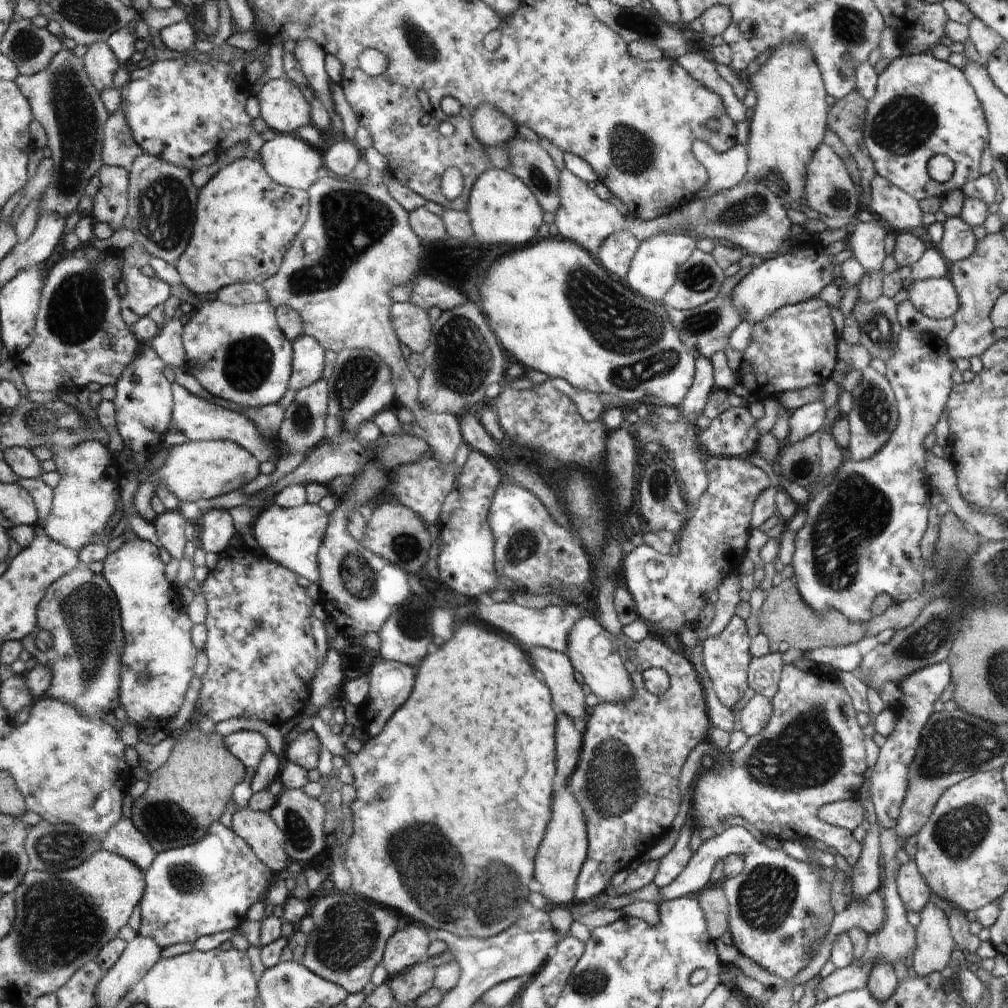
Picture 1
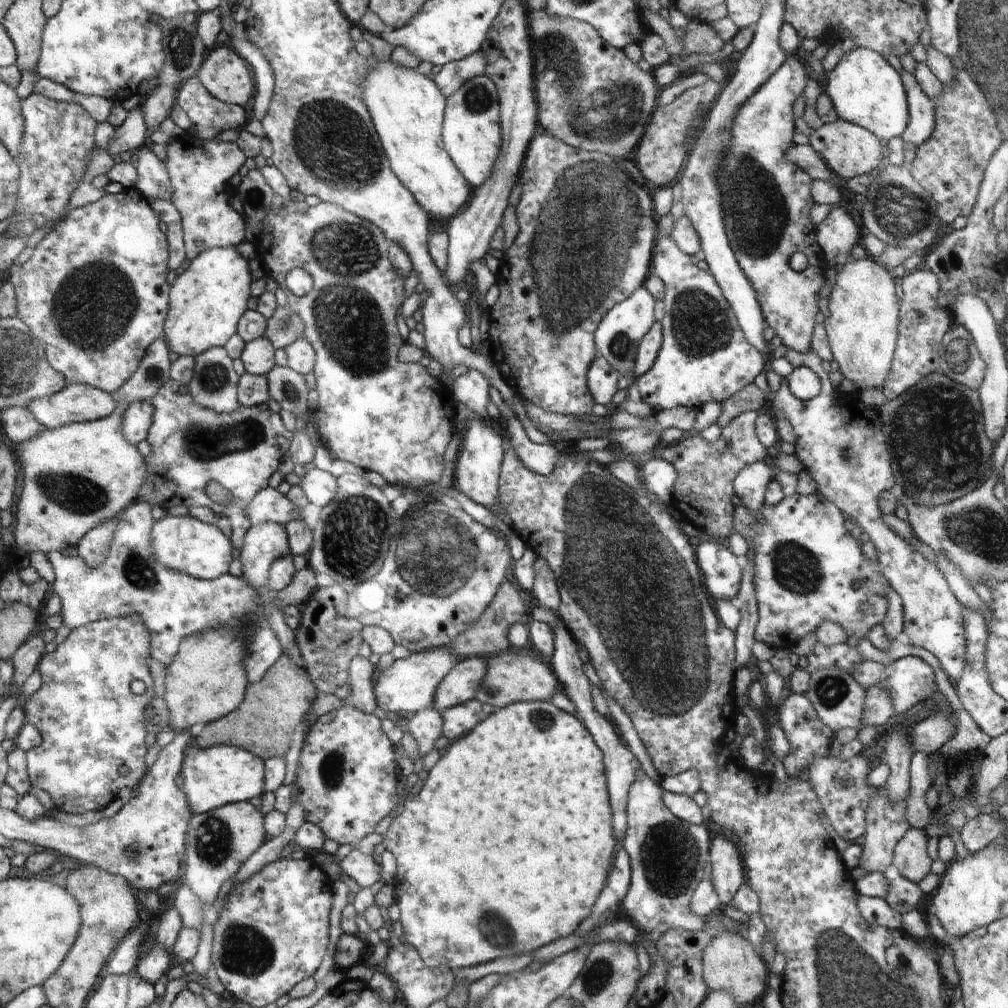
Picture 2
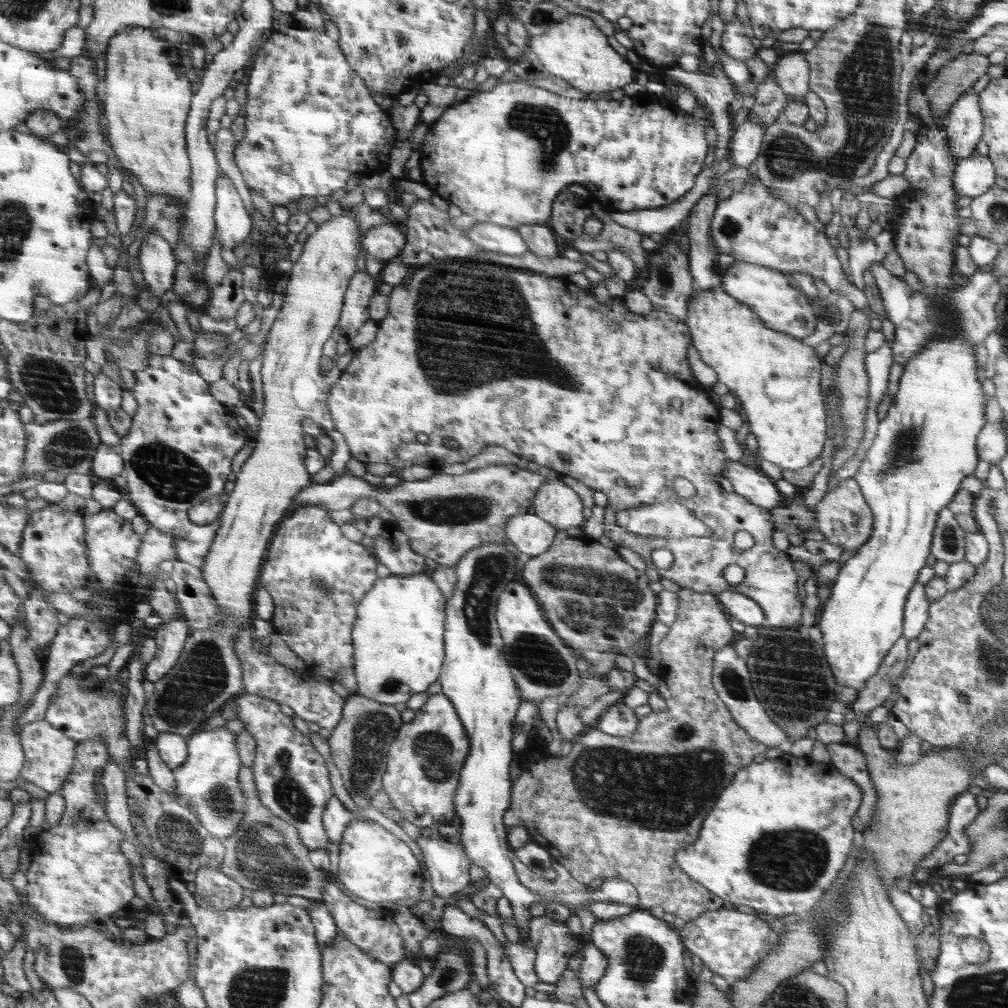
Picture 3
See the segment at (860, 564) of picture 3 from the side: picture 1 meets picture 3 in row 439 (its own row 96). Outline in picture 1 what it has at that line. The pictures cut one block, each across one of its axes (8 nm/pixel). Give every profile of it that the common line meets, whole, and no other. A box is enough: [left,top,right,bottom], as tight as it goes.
[863,53,990,201]

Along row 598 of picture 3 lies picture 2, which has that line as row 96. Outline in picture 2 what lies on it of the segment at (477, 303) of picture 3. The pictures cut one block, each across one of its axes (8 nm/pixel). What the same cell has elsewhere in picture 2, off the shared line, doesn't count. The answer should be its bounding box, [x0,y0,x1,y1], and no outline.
[716,53,829,353]

